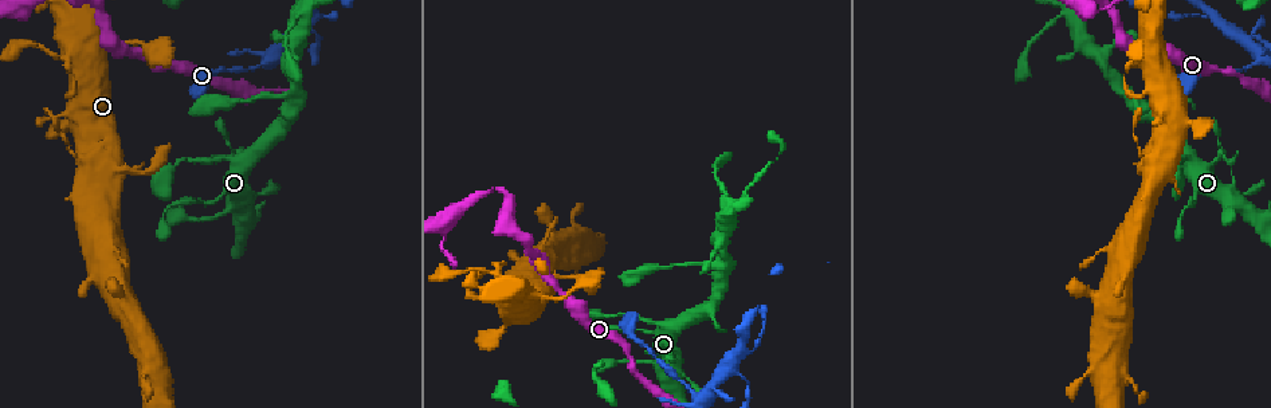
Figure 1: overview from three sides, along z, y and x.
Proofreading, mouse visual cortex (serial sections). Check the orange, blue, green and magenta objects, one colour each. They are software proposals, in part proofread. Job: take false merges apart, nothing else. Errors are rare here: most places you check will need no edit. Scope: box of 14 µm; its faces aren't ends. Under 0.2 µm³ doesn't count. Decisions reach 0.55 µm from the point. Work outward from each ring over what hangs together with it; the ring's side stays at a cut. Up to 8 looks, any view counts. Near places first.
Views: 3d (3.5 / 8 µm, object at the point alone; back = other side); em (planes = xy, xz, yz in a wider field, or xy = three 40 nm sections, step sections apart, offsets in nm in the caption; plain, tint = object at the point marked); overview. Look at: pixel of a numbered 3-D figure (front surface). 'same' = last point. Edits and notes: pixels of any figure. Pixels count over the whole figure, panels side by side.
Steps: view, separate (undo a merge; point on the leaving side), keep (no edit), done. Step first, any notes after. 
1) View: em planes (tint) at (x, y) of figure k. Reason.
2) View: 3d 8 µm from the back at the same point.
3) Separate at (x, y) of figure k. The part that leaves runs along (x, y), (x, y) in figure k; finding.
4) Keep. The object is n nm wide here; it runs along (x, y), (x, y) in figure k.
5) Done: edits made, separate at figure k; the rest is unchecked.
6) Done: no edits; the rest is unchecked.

View: 3d 3.5 µm at (631, 359) of figure 1. A narrow waist.

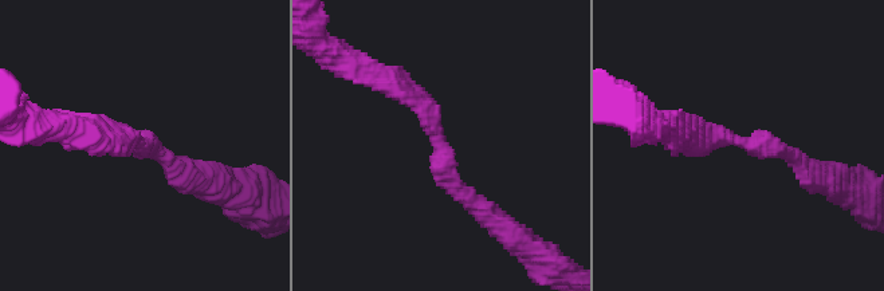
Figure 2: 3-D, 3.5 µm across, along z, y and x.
Keep. It runs along (382, 78), (428, 109), (448, 181), (482, 209) in figure 2; one cell here.

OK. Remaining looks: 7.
View: 3d 3.5 µm at (268, 60) of figure 1. Thin arm on a thick one.

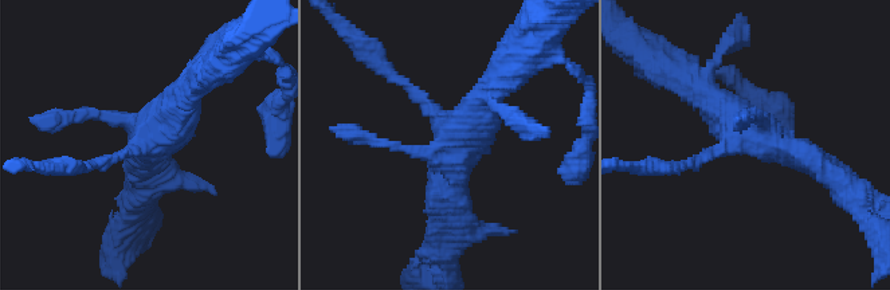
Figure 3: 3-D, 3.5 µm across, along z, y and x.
View: em planes (tint) at (152, 134) of figure 3. Now the EM.

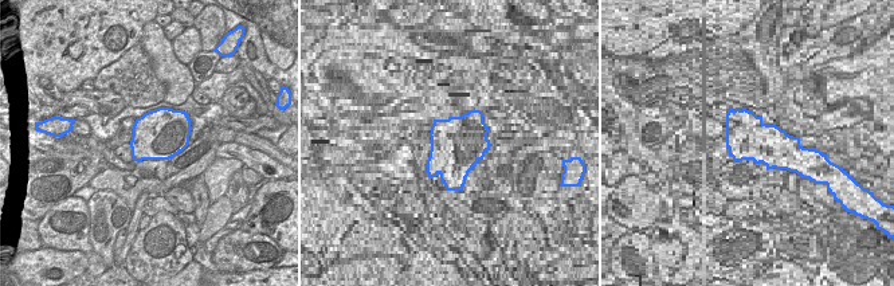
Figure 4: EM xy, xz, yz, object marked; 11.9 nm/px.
View: em xy step 3 (tint) at the same point.

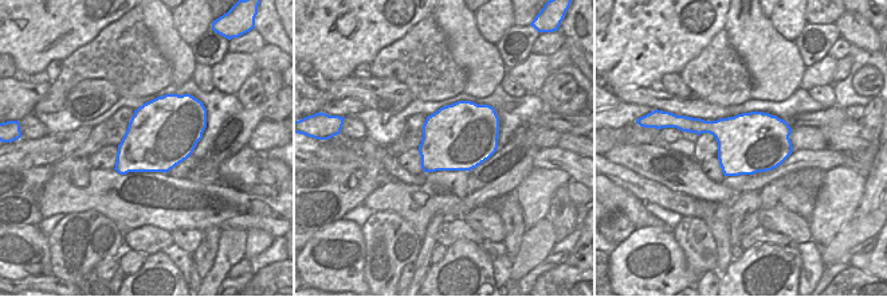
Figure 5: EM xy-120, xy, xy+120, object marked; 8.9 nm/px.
Keep. The object is 600 nm wide here; it runs along (91, 164), (133, 152), (199, 78) in figure 3; all the same cell.

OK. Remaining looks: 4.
View: 3d 3.5 µm at (1229, 32) of figure 1. Abrupt turn.

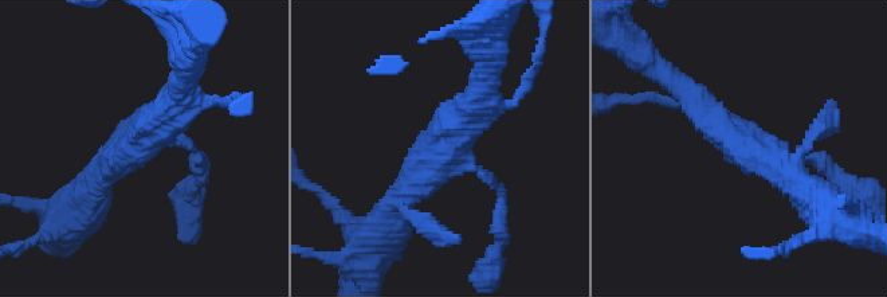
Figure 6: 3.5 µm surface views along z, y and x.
View: em planes (tint) at (148, 141) of figure 6.

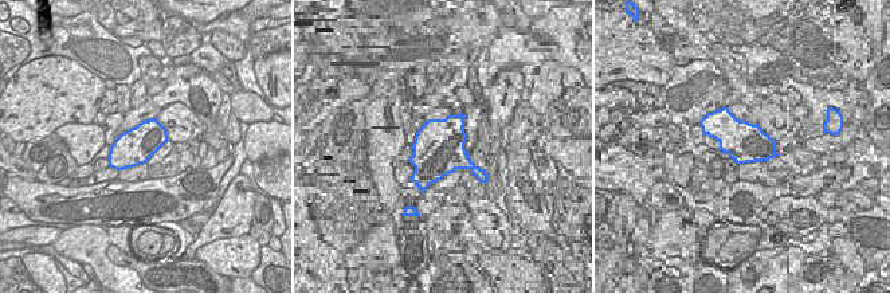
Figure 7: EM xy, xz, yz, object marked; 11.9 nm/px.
Keep. The object is 440 nm wide here; it runs along (797, 180), (676, 85) in figure 6; one cell here.

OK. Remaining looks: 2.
Done: no edits; the rest is unchecked.

